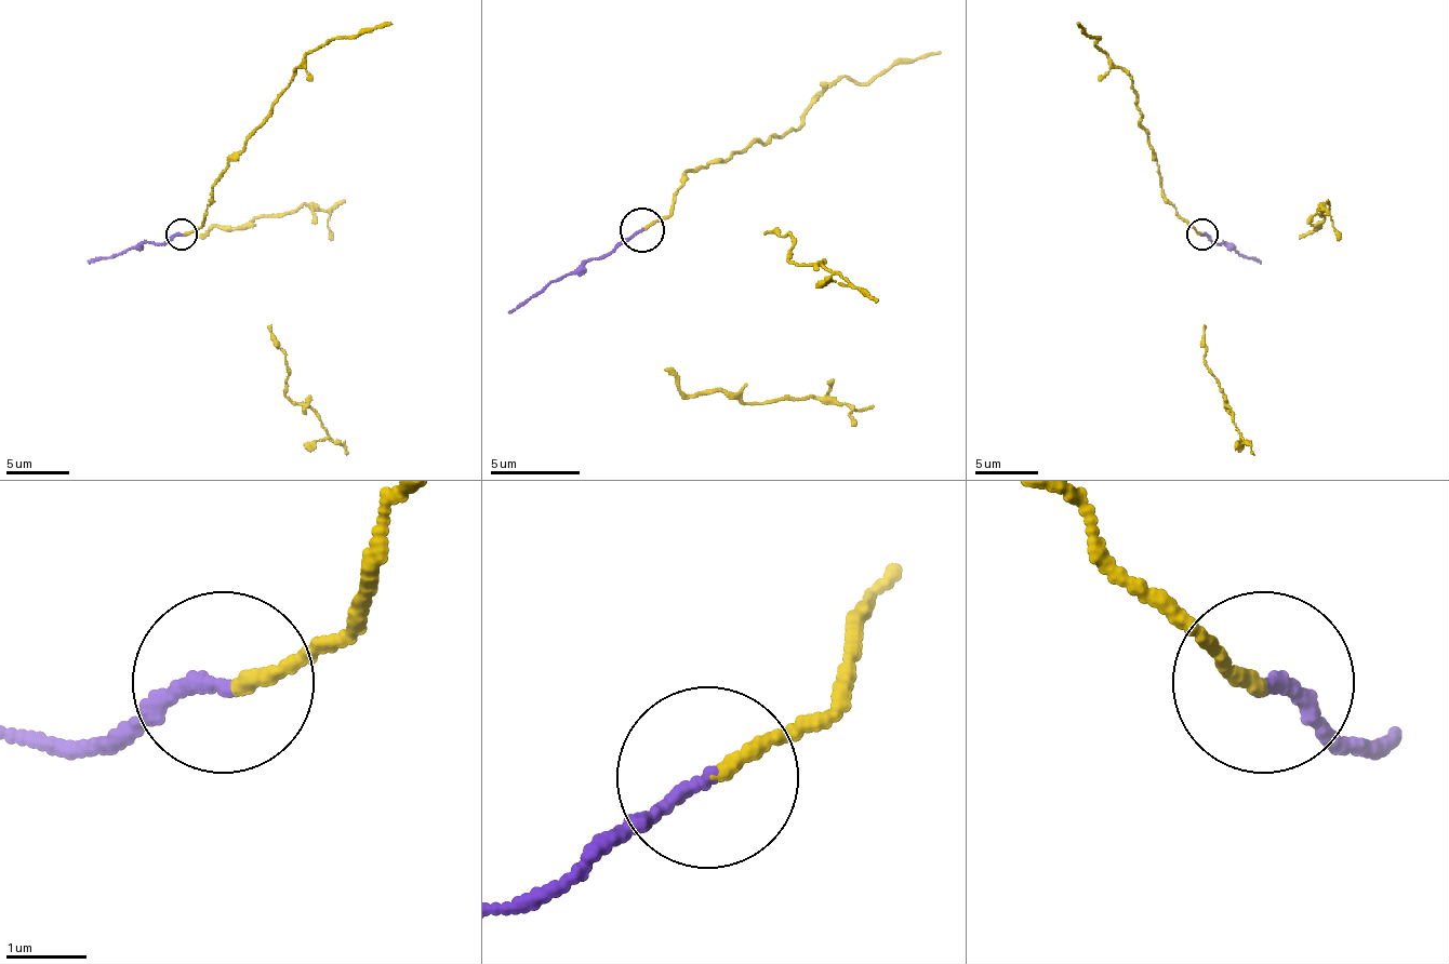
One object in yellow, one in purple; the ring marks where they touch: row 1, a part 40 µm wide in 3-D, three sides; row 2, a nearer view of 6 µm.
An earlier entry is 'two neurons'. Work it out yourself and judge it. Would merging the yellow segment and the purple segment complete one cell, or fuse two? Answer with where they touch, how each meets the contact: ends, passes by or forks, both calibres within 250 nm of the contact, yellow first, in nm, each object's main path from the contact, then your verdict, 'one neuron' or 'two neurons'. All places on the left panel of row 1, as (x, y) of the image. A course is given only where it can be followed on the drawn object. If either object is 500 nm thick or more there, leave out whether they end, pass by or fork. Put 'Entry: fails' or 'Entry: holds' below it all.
(182, 233) | yellow ends | purple ends | 180/150 nm | yellow via (183, 232), (201, 224), (216, 176), (261, 123), (310, 51), (364, 29), (393, 23) | purple via (183, 232), (163, 242), (138, 242), (89, 264) | two neurons
Entry: holds

